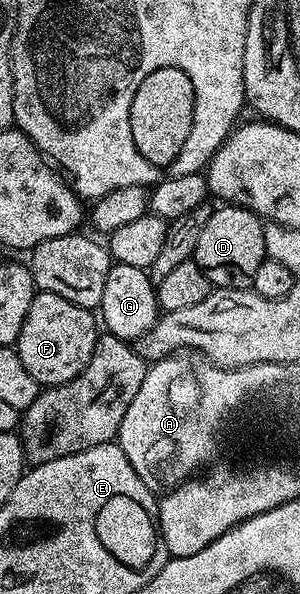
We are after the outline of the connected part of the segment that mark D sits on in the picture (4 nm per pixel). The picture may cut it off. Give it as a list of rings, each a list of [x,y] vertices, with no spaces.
[[[220,205],[202,225],[202,233],[198,233],[198,245],[194,261],[206,273],[213,288],[238,289],[247,291],[254,281],[254,273],[258,273],[258,265],[266,258],[266,241],[264,229],[266,223],[254,211],[244,205]]]

